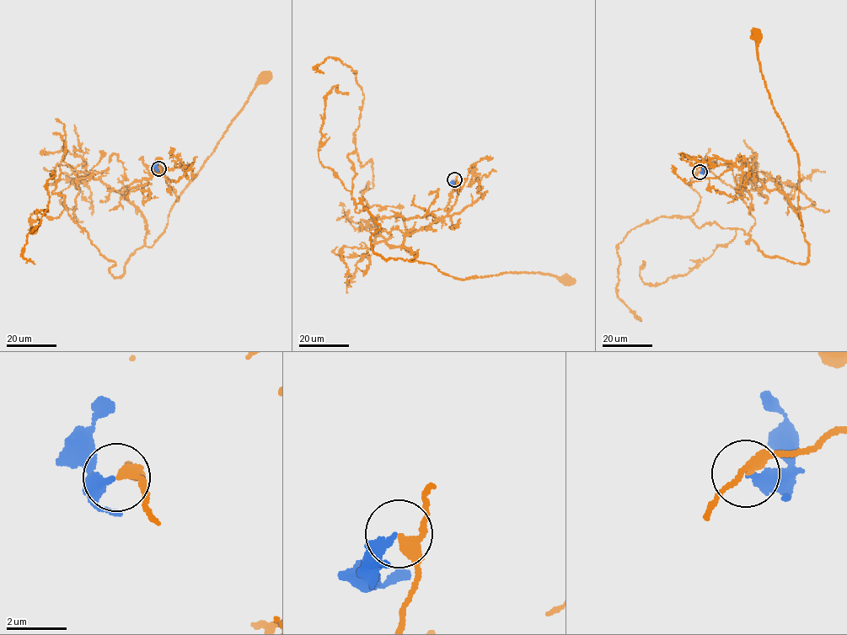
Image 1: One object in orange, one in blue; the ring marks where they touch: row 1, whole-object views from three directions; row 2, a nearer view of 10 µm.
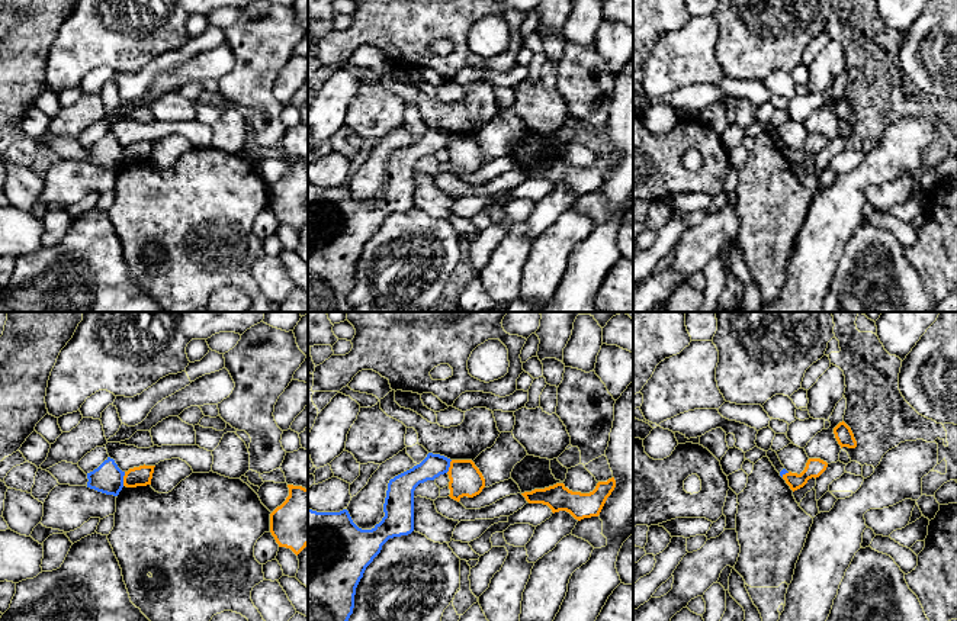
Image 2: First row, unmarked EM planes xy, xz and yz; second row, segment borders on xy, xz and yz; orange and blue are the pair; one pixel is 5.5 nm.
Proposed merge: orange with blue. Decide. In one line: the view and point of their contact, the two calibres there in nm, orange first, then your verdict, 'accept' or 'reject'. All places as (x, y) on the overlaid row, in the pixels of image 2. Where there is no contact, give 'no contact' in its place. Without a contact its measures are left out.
contact xy (124, 479); calibres 110 and 170 nm; reject

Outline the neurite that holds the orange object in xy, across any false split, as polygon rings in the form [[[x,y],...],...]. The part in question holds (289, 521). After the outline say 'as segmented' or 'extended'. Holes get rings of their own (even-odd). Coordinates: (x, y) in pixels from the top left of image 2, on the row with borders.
[[[288,485],[289,496],[270,514],[270,532],[279,547],[290,548],[296,556],[308,546],[308,489]]]; as segmented

